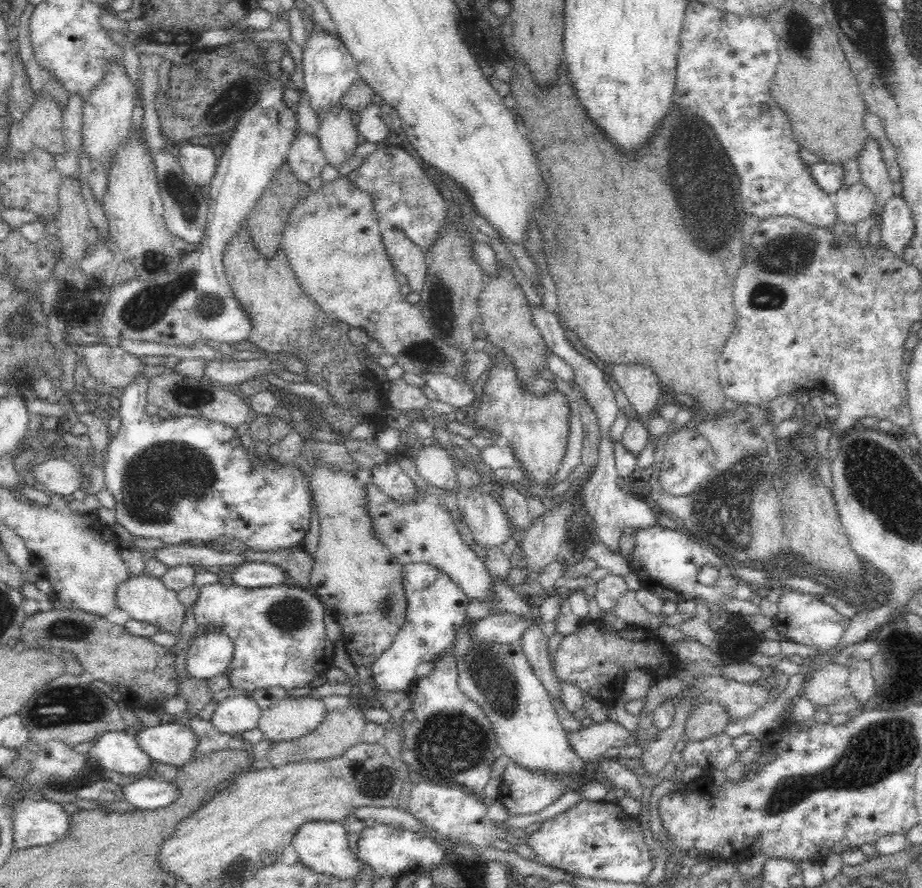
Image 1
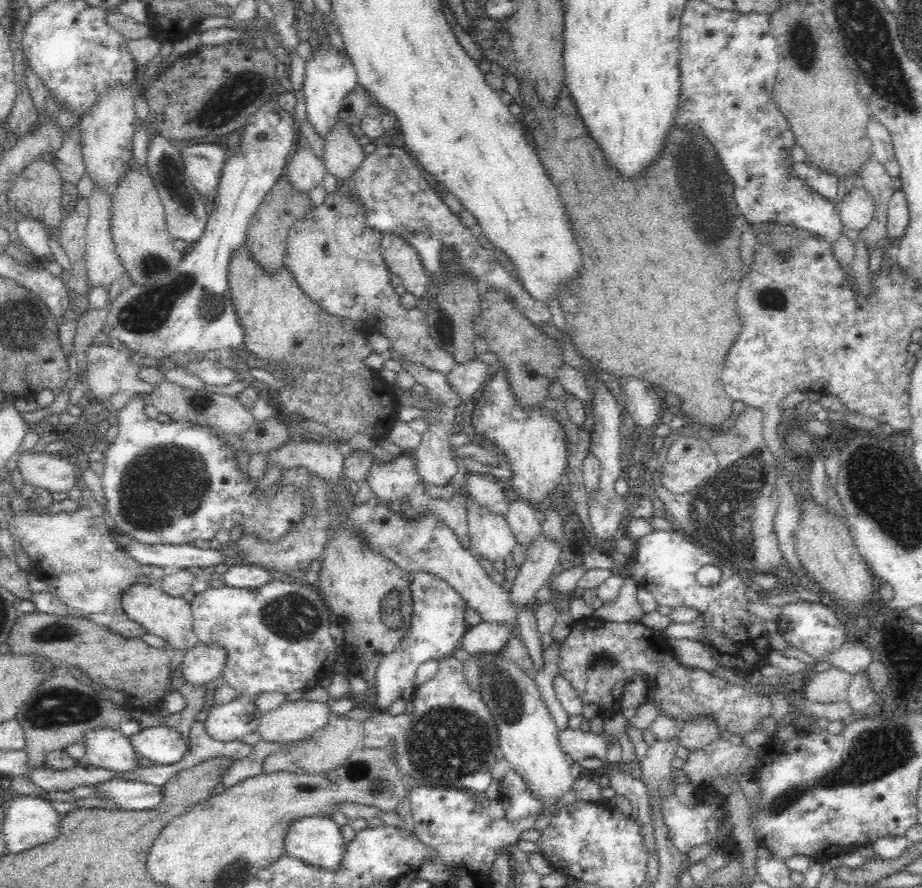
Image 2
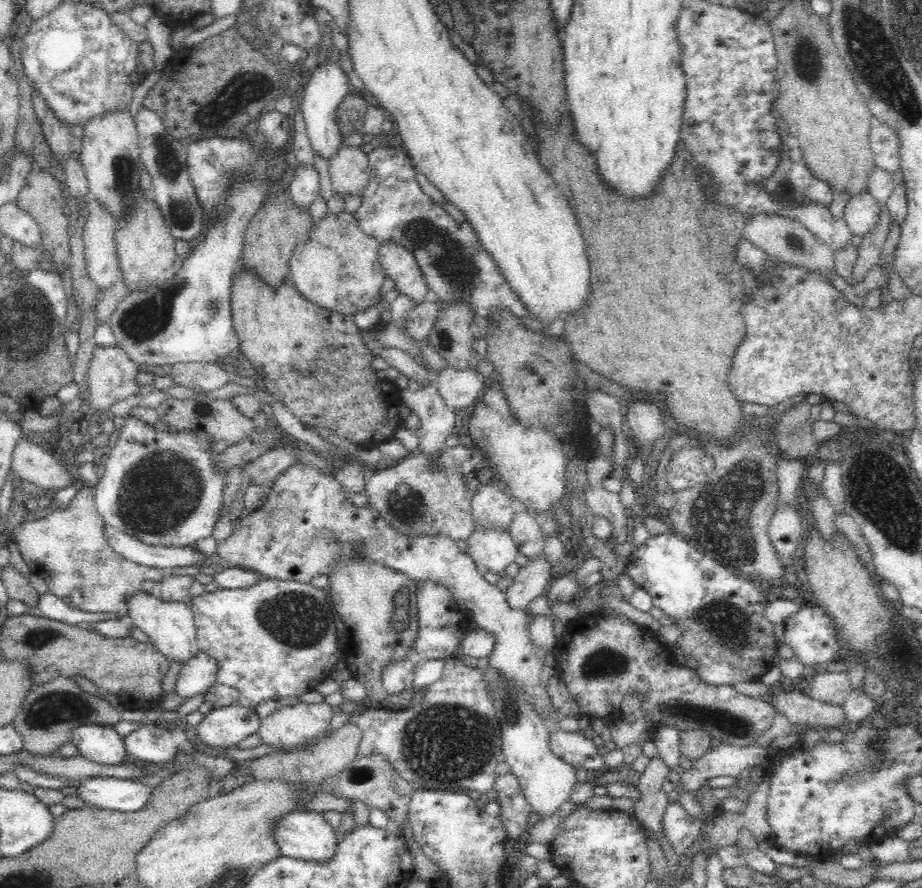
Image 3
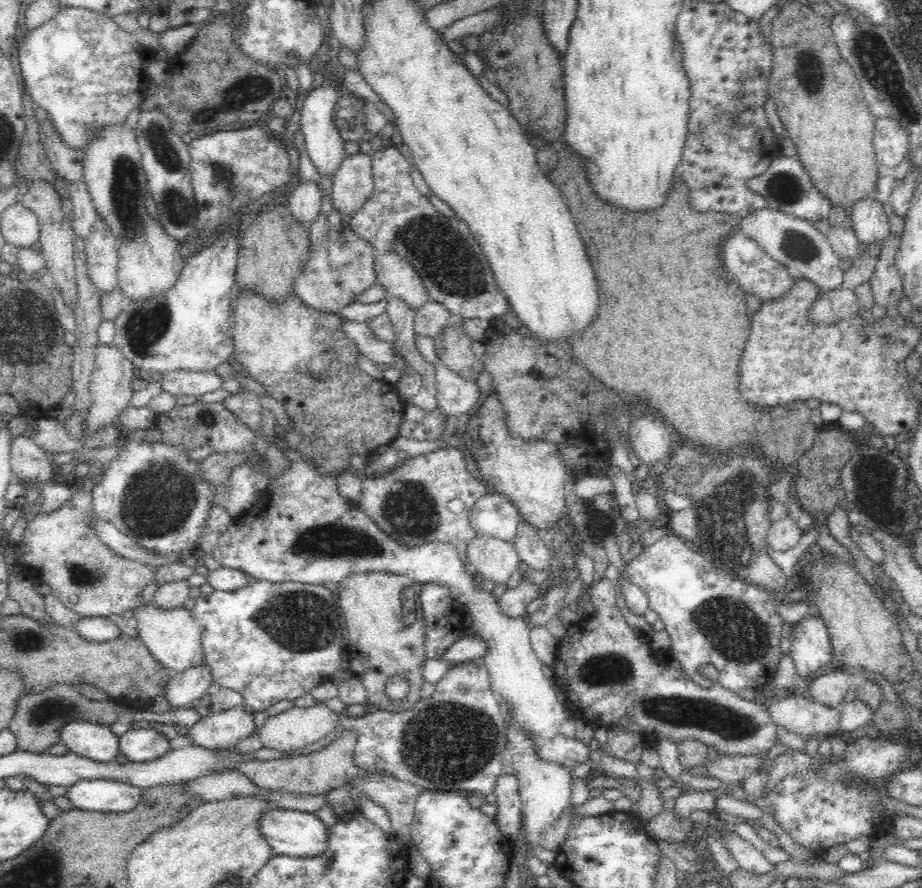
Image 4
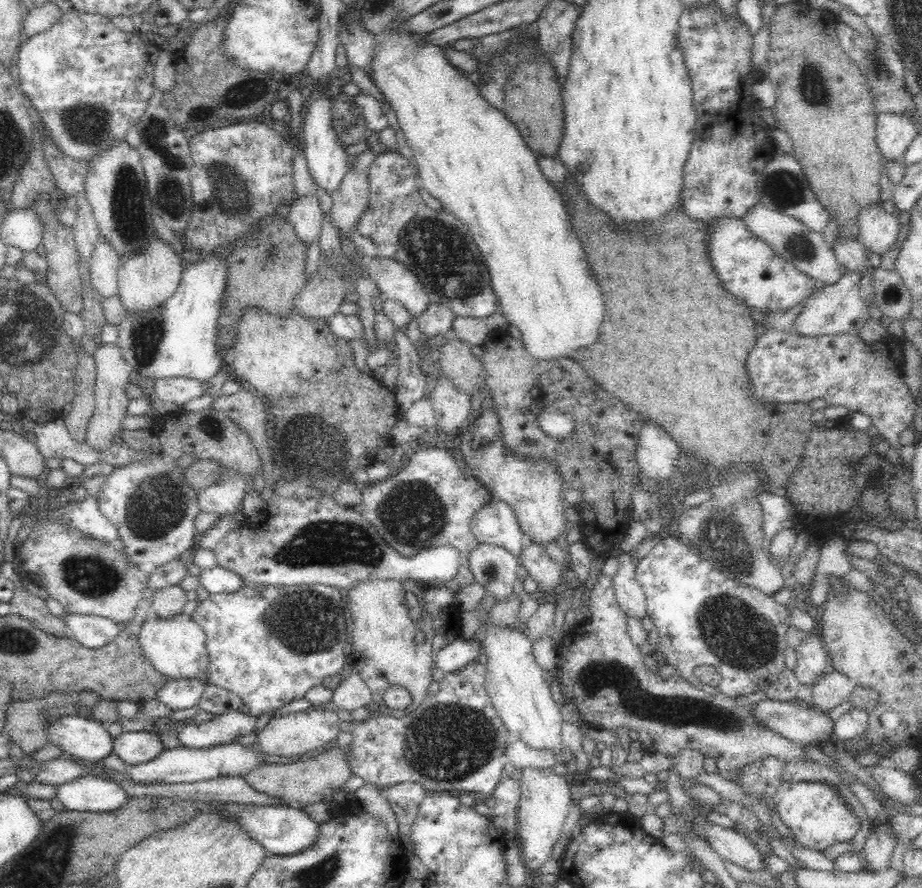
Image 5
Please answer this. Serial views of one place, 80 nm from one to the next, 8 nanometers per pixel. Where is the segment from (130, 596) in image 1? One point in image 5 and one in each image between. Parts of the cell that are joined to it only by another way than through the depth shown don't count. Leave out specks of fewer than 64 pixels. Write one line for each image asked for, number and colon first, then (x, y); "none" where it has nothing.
2: (170, 618)
3: (170, 626)
4: (173, 638)
5: (175, 646)

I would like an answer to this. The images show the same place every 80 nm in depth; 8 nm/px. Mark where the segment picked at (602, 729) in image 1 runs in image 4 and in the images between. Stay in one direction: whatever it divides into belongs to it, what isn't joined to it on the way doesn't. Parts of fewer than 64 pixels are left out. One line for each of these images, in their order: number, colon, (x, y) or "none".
2: (588, 749)
3: (574, 748)
4: (567, 752)

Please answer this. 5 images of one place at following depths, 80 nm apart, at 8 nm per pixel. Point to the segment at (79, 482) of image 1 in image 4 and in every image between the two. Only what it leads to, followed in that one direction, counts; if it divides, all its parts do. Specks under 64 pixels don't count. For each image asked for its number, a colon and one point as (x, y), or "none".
2: (47, 472)
3: (39, 466)
4: (29, 463)

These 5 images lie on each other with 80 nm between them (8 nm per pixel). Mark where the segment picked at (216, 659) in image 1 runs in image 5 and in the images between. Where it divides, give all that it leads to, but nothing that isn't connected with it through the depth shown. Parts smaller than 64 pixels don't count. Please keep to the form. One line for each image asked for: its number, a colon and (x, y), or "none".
2: (202, 664)
3: (197, 675)
4: (184, 688)
5: (177, 694)

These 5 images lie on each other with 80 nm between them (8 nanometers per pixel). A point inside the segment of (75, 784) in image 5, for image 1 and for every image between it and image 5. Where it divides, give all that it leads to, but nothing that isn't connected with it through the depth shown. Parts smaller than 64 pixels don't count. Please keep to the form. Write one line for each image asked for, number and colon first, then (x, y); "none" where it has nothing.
1: (145, 794)
2: (129, 795)
3: (111, 793)
4: (103, 795)

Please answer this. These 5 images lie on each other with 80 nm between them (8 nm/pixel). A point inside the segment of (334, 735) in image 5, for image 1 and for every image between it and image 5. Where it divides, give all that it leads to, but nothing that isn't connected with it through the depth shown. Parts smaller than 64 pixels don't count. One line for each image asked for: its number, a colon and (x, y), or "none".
1: (289, 718)
2: (290, 722)
3: (288, 726)
4: (290, 731)

